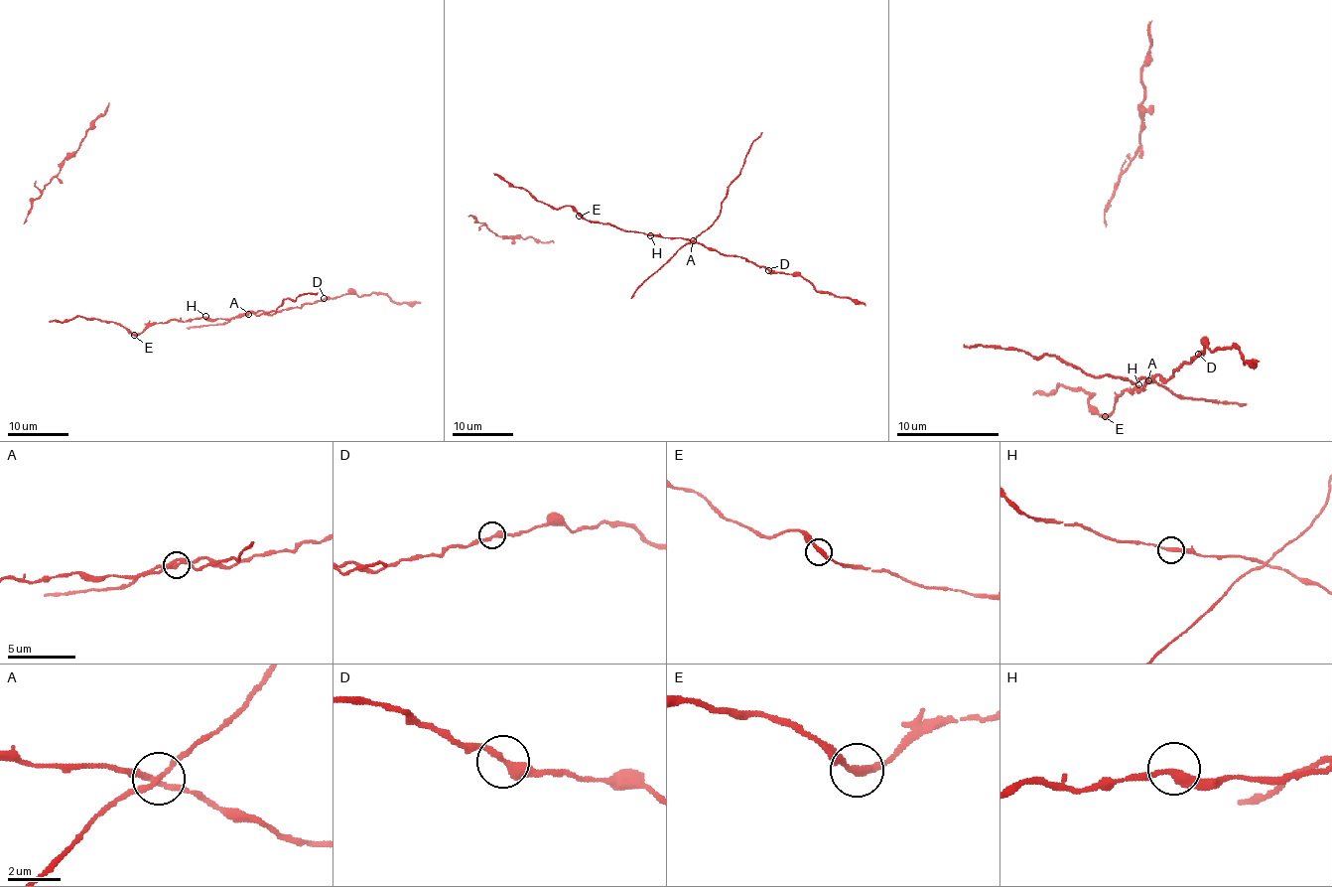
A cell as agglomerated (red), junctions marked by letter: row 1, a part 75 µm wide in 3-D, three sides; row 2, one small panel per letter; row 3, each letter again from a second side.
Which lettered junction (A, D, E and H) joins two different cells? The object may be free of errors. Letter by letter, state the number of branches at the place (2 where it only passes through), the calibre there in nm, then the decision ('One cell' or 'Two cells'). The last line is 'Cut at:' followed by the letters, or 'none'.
A: Branches: 4. Thickness 240 nm. Two cells
D: Branches: 2. Thickness 300 nm. One cell
E: Branches: 2. Thickness 280 nm. One cell
H: Branches: 2. Thickness 280 nm. One cell
Cut at: A

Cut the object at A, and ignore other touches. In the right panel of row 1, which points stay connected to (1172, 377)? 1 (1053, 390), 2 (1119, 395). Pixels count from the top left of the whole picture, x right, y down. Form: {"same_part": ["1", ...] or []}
{"same_part": ["1", "2"]}

